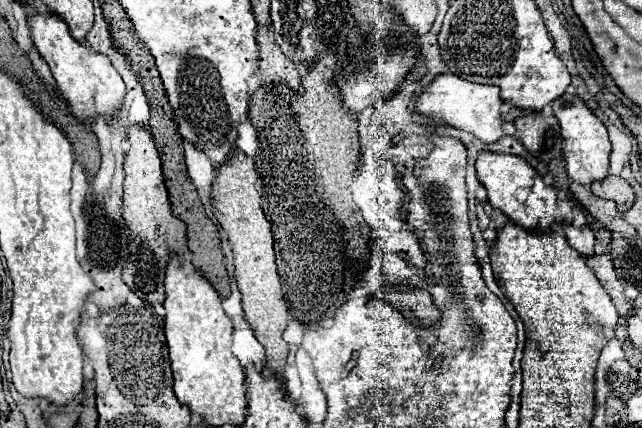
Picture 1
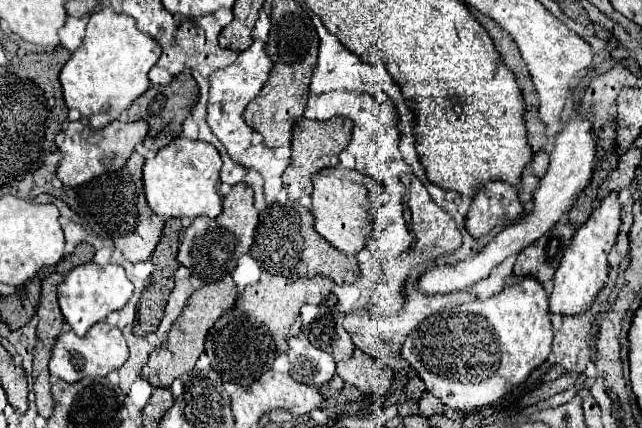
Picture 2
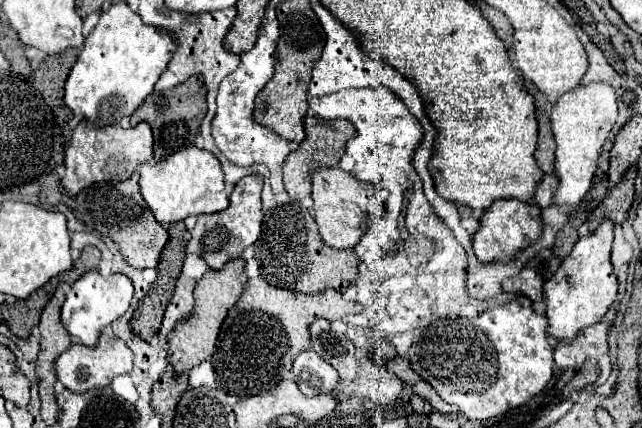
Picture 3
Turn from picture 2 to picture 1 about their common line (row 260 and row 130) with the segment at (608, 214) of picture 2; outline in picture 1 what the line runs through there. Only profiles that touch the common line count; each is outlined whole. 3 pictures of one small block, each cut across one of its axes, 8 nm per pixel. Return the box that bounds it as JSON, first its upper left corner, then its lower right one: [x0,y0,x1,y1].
[552,94,612,184]

